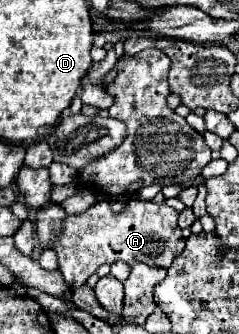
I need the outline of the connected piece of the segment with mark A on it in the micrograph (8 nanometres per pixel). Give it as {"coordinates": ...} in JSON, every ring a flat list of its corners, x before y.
{"coordinates":[[129,198,119,214,109,208,109,202,97,202,85,212,67,214,61,234,49,244,49,248,57,252,59,272,65,276,65,282,77,288,83,286,101,264,113,264,117,260,127,262,129,266,143,262,155,268,169,268,183,252,185,238,177,226,177,210,167,204]]}

